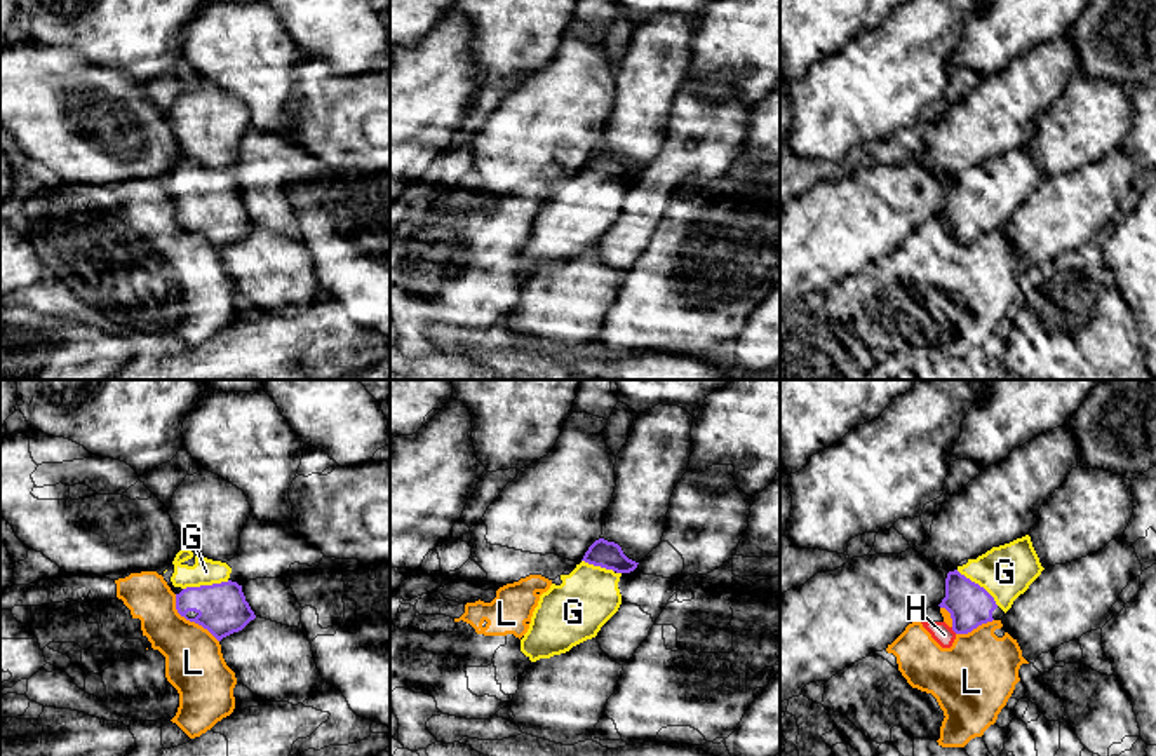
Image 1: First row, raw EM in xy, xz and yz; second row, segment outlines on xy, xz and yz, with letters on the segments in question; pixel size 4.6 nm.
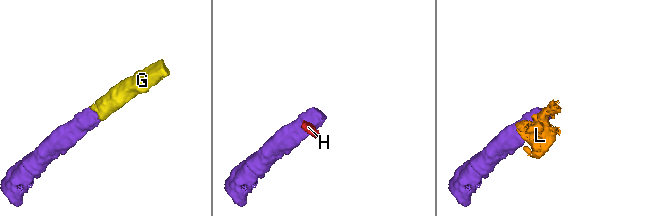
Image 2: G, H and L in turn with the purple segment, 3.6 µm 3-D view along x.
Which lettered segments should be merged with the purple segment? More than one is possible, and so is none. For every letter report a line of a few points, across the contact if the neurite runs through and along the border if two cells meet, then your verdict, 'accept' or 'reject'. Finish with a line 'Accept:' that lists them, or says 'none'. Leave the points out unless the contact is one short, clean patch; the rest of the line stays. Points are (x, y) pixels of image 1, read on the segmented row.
G: line xy (221, 608), (206, 586), (206, 572); accept
H: line yz (951, 627), (956, 633); reject
L: reject
Accept: G

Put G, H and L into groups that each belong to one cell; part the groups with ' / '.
G / H L

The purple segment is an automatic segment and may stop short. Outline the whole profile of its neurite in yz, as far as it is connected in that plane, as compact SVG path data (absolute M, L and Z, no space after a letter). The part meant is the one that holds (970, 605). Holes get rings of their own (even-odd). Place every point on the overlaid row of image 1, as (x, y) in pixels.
M1025 535L949 571L945 597L938 606L951 613L956 634L968 634L992 622L998 606L1006 613L1043 570L1031 537Z

